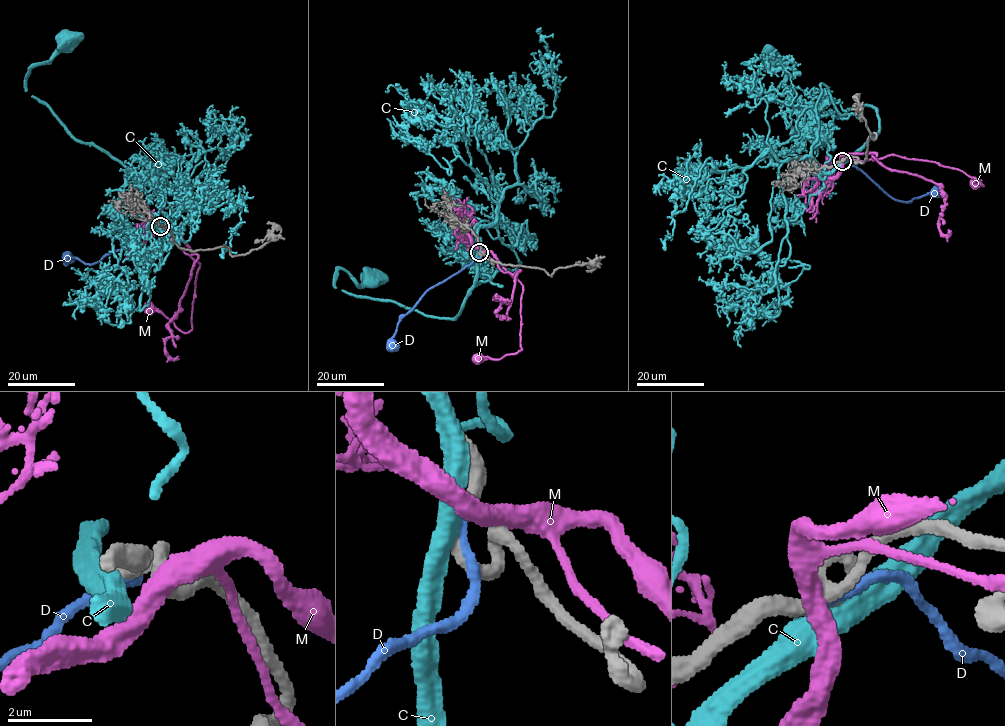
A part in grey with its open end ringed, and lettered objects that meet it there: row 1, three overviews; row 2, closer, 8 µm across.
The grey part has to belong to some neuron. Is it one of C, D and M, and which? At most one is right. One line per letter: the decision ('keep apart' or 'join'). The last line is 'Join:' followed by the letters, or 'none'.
C: keep apart
D: join
M: keep apart
Join: D

